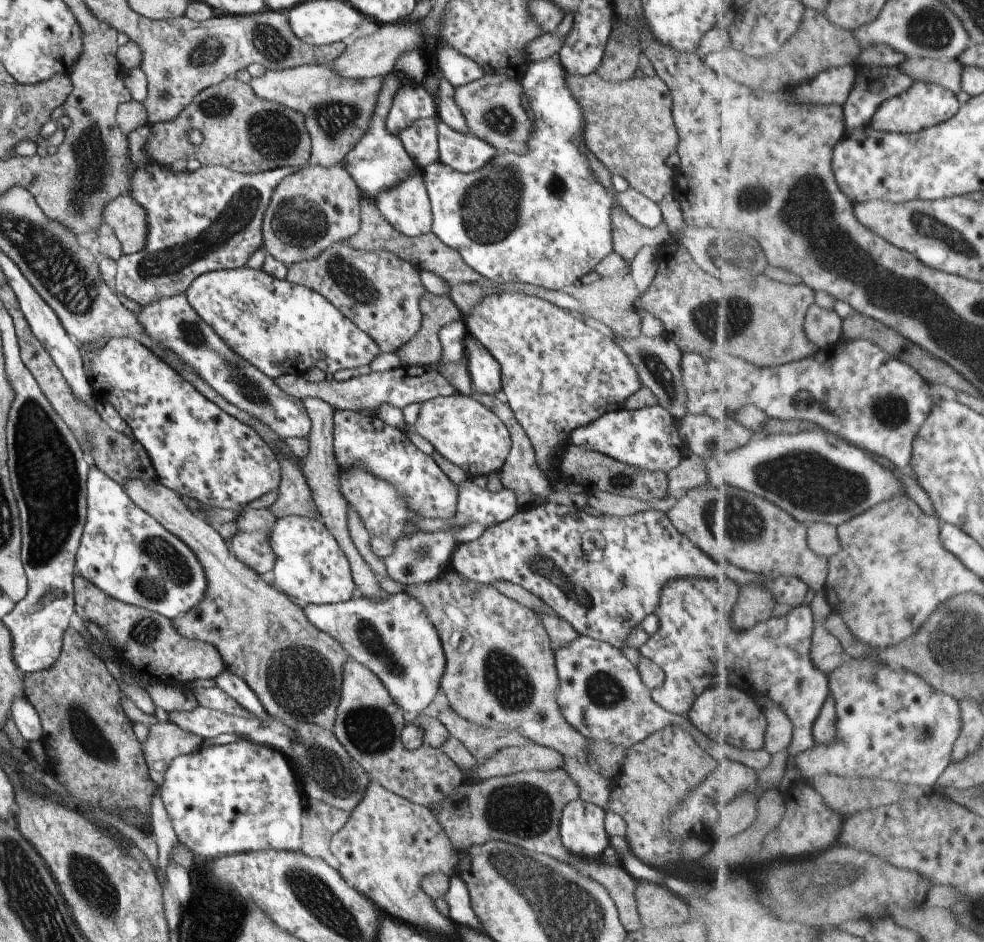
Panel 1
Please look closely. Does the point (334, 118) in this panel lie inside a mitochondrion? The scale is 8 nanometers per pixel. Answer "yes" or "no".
yes

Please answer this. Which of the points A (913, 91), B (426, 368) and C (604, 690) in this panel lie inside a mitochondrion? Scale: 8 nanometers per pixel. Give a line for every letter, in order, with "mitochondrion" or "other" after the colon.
A: other
B: other
C: mitochondrion

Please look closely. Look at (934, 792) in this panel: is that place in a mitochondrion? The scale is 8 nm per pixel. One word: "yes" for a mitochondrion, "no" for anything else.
no

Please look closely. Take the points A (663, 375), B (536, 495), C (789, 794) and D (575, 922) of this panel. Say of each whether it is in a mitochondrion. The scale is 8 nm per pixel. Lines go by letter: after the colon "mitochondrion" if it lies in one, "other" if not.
A: mitochondrion
B: other
C: other
D: mitochondrion

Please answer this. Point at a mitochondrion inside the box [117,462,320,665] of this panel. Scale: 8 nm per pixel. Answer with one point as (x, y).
(166, 571)

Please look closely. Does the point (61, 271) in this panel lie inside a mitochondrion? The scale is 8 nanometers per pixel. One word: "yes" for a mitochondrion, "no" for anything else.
yes

